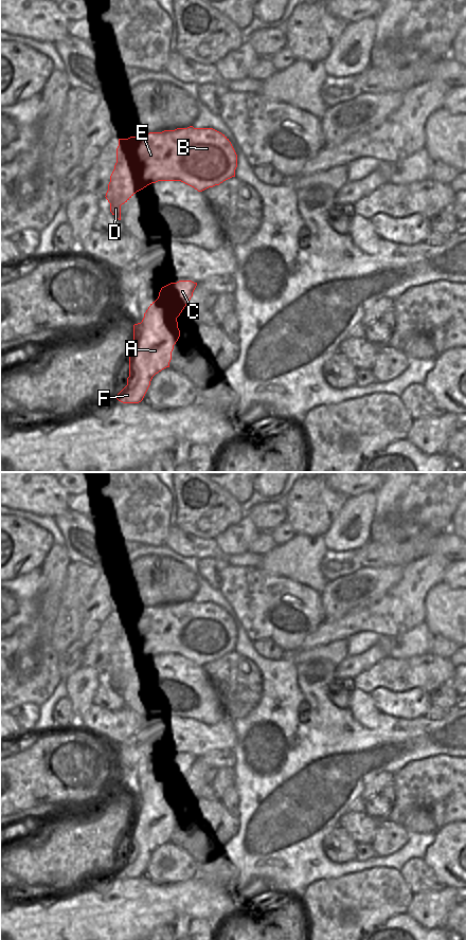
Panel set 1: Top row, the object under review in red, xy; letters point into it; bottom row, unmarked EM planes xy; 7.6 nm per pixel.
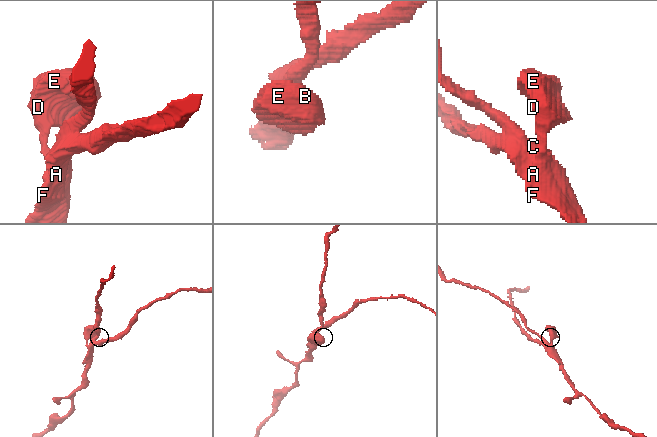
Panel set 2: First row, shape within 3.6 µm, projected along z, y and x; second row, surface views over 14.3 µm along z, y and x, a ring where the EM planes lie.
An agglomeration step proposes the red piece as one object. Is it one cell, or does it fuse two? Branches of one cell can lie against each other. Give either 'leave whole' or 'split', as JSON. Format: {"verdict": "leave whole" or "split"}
{"verdict": "split"}

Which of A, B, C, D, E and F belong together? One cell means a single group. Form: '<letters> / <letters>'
A B D E F / C

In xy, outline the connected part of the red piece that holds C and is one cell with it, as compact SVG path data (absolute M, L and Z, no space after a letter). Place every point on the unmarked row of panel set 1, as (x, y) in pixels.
M179 755L161 762L158 774L166 781L167 785L176 793L180 790L197 760L192 755Z

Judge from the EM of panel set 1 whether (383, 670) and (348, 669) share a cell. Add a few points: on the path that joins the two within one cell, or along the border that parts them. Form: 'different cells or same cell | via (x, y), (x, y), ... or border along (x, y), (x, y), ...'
different cells | border along (387, 656), (354, 679)

